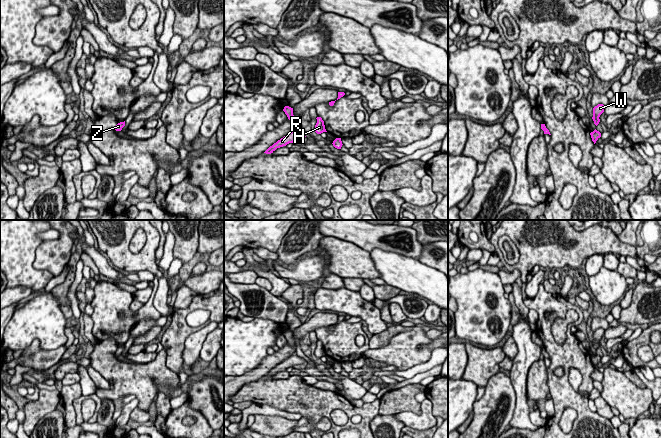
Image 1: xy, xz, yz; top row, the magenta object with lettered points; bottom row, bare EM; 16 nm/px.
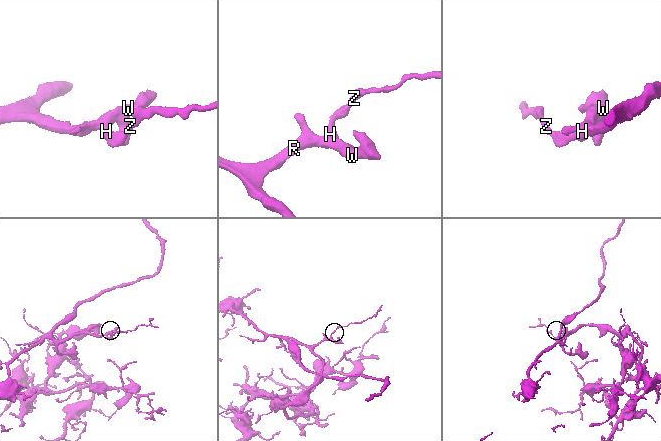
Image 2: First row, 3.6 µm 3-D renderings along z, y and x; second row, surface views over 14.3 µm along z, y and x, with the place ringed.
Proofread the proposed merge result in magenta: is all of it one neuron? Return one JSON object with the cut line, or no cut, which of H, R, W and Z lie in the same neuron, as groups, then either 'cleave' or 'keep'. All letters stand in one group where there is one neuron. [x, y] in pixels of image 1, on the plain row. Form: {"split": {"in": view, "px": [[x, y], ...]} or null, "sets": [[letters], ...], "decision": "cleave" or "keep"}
{"split": null, "sets": [["H", "R", "W", "Z"]], "decision": "keep"}

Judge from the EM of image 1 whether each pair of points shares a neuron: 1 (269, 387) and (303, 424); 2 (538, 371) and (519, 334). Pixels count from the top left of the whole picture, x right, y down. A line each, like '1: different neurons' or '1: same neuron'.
1: different neurons
2: different neurons

